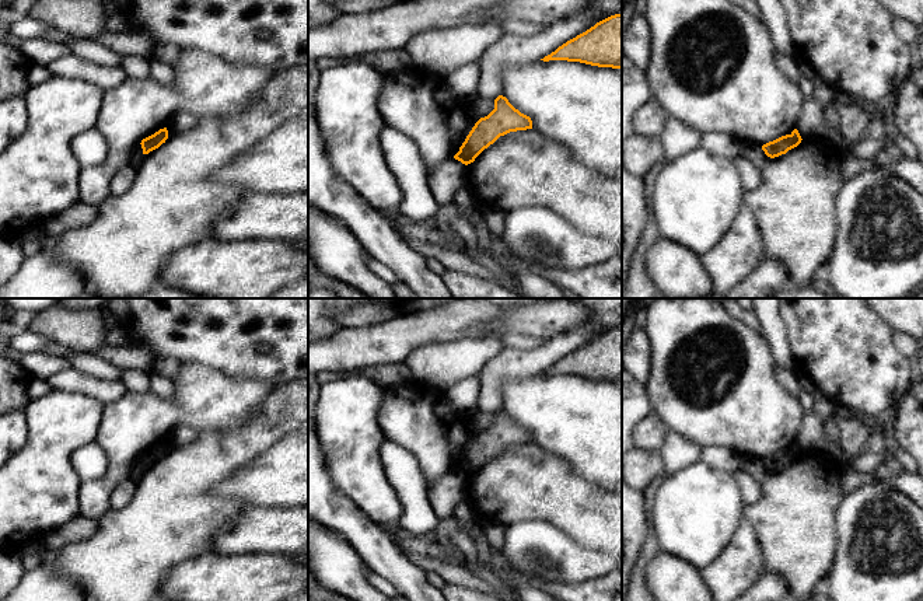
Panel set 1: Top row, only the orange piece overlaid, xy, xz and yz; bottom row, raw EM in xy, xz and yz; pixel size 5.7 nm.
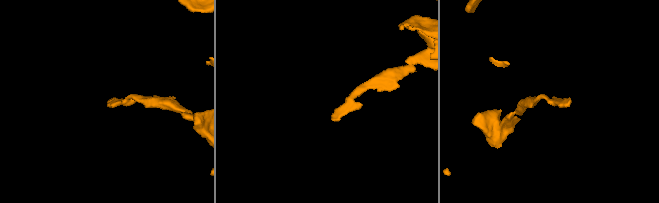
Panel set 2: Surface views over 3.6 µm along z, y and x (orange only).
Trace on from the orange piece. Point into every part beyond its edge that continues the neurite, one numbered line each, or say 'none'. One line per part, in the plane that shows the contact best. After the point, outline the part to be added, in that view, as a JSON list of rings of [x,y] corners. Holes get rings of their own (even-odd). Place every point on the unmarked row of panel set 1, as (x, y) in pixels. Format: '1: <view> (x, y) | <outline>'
none

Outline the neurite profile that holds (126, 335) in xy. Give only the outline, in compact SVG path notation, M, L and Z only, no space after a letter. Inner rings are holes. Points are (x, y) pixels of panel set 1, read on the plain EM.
M136 325L133 326L122 326L118 329L108 331L106 340L112 346L141 343L146 339L146 333Z

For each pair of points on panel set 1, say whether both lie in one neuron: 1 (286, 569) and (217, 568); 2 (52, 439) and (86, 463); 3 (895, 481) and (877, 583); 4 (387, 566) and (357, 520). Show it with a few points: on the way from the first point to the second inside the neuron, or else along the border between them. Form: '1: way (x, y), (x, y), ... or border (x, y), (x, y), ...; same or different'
1: way (269, 569), (234, 569); same
2: border (95, 440), (72, 454), (72, 467), (81, 481); different
3: border (887, 475), (887, 481), (908, 498); different
4: way (381, 555), (360, 531); same

